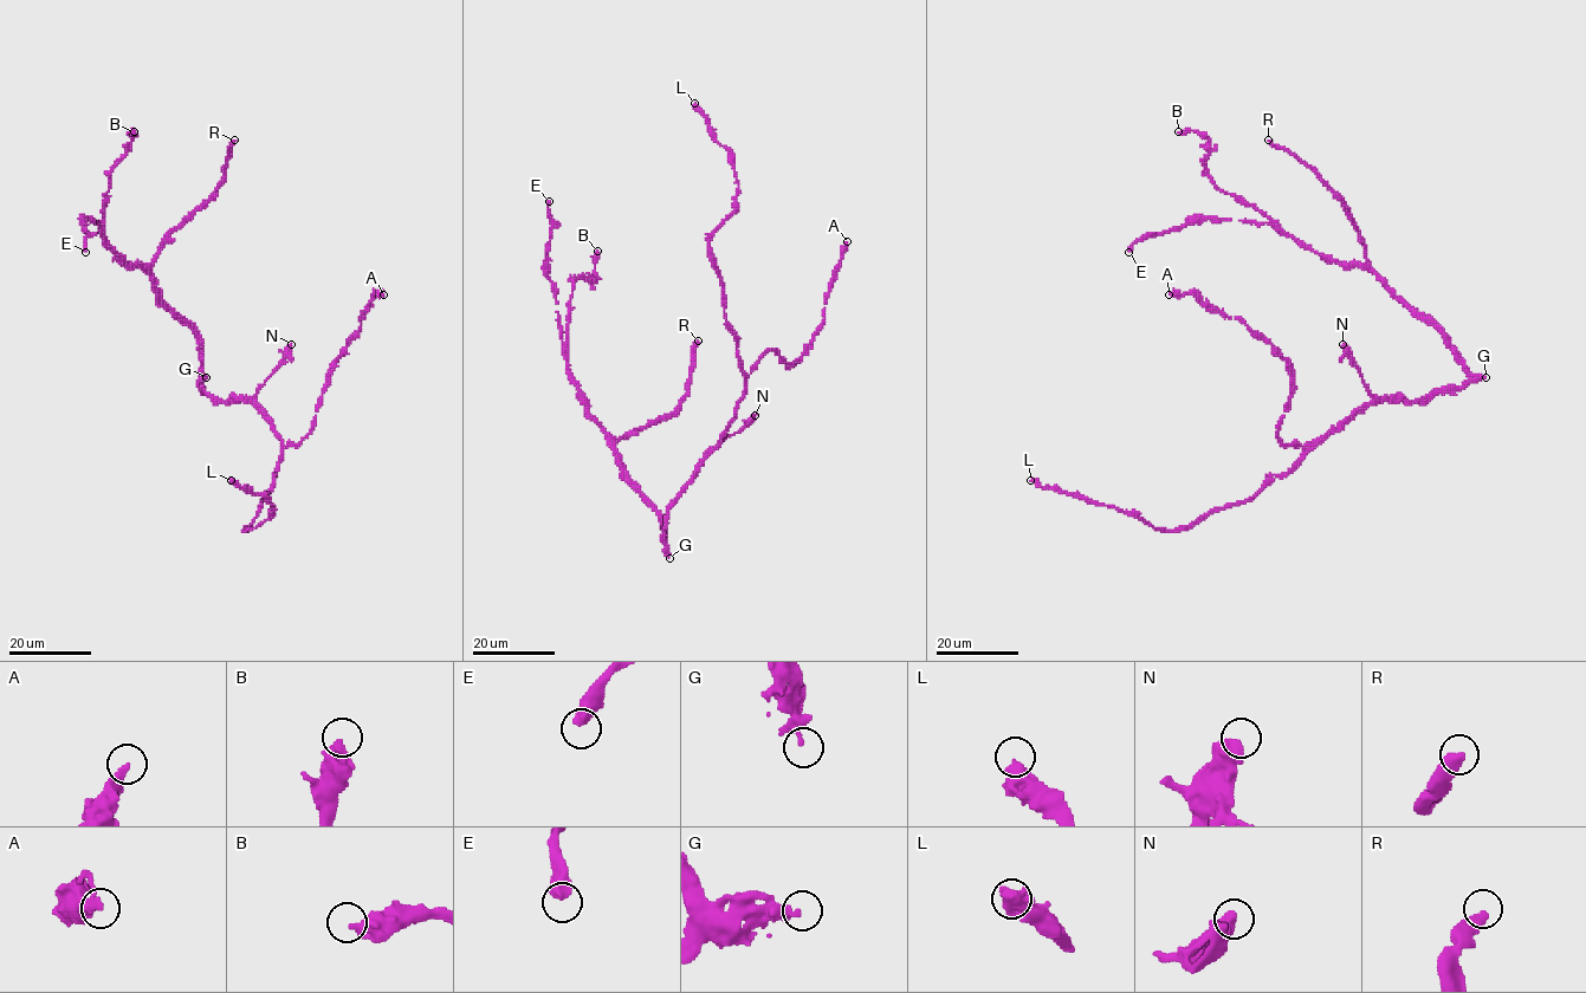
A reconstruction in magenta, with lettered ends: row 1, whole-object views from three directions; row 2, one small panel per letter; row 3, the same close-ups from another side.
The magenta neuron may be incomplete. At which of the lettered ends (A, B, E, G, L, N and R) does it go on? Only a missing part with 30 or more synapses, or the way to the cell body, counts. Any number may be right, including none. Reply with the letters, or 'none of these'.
E, R

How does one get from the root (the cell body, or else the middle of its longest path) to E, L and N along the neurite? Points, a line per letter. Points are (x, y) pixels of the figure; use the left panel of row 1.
E: (215, 398), (199, 385), (199, 337), (161, 299), (154, 278), (129, 266), (90, 219), (85, 252)
L: (215, 398), (250, 400), (270, 421), (283, 447), (274, 485), (245, 530), (252, 530), (274, 506), (231, 480)
N: (215, 398), (251, 400), (284, 359), (284, 351), (291, 344)

